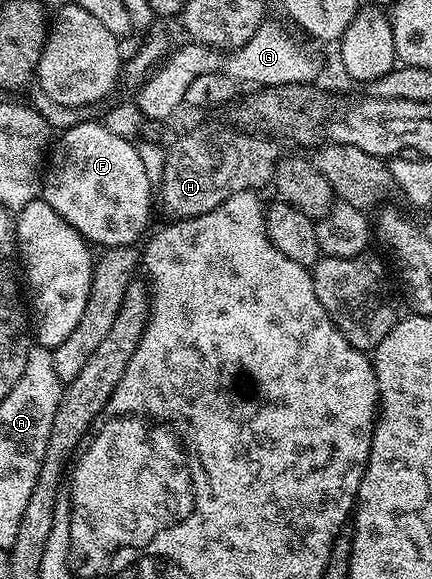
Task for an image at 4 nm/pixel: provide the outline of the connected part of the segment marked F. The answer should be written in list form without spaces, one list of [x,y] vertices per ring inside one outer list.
[[[92,121],[87,123],[78,123],[73,125],[67,131],[62,132],[54,140],[53,146],[49,151],[49,158],[46,160],[45,166],[42,168],[42,192],[41,197],[50,205],[55,212],[61,217],[65,217],[65,221],[69,221],[69,225],[73,225],[73,229],[77,229],[77,233],[81,233],[88,244],[96,245],[100,243],[100,248],[108,247],[130,247],[138,244],[138,239],[142,240],[148,234],[147,222],[151,219],[151,203],[153,207],[153,184],[149,177],[145,175],[144,166],[141,165],[141,158],[138,156],[137,146],[128,136],[118,135],[107,128],[106,122]]]

